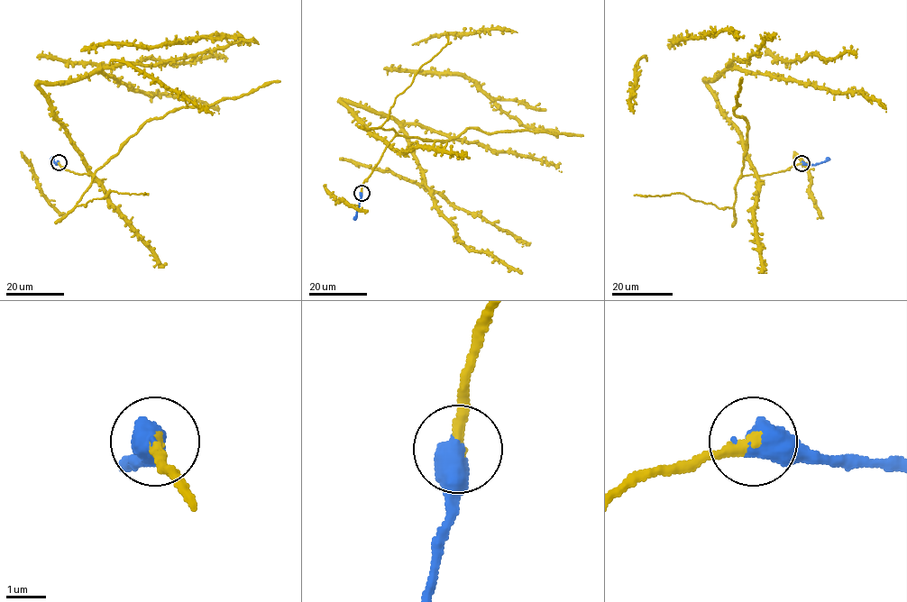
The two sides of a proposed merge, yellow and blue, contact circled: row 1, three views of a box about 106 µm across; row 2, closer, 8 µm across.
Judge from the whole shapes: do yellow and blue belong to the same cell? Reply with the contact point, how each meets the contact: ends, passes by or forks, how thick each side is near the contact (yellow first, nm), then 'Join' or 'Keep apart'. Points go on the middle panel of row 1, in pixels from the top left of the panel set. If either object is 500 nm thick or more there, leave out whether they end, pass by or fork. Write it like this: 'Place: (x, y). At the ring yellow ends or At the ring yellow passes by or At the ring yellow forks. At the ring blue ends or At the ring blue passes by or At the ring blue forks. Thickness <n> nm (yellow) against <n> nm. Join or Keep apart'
Place: (361, 193). Thickness 280 nm (yellow) against 700 nm. Join

